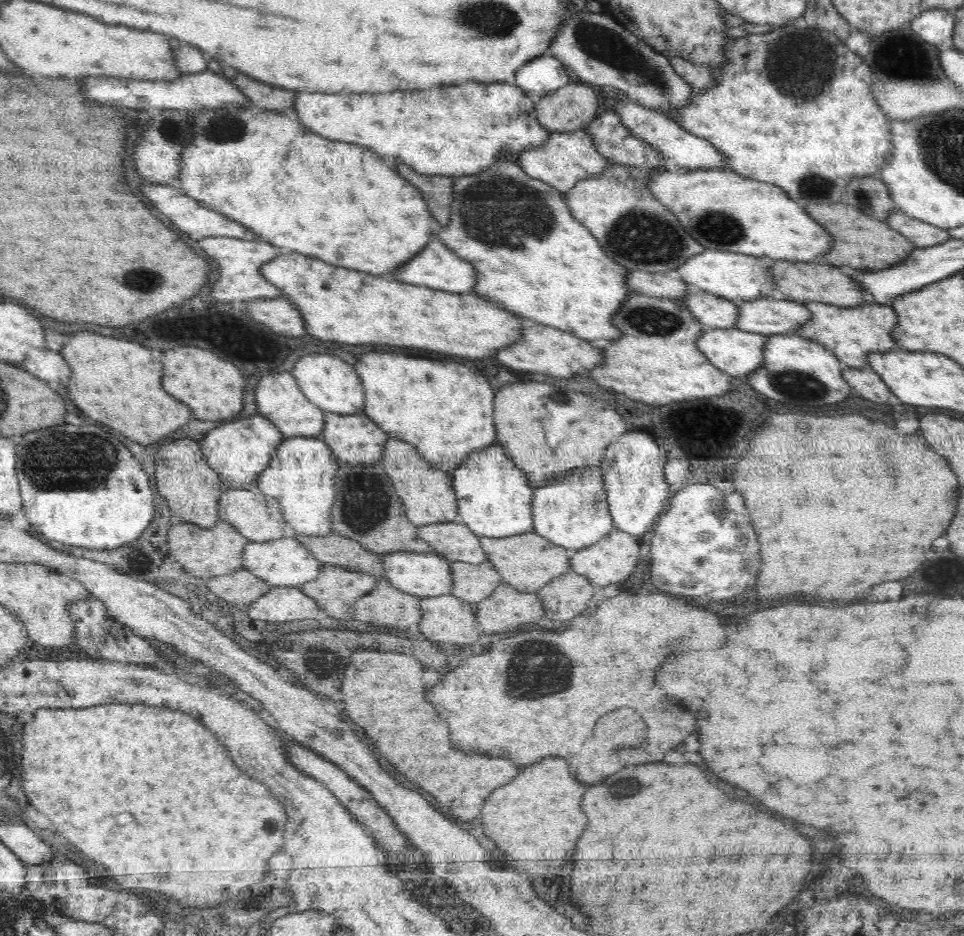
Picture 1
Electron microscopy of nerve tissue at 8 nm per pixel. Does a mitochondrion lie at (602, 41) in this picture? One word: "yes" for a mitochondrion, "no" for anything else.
yes

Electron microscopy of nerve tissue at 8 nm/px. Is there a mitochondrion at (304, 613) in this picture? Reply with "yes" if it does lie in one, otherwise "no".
no

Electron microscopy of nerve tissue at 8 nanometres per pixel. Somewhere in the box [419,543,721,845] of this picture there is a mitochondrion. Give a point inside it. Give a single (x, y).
(536, 669)

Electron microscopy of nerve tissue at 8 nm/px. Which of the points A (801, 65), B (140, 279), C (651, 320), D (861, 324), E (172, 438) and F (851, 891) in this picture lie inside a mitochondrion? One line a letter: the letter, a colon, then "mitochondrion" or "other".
A: mitochondrion
B: mitochondrion
C: mitochondrion
D: other
E: other
F: other

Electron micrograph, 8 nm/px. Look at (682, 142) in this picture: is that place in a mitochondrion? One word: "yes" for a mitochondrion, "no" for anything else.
no

